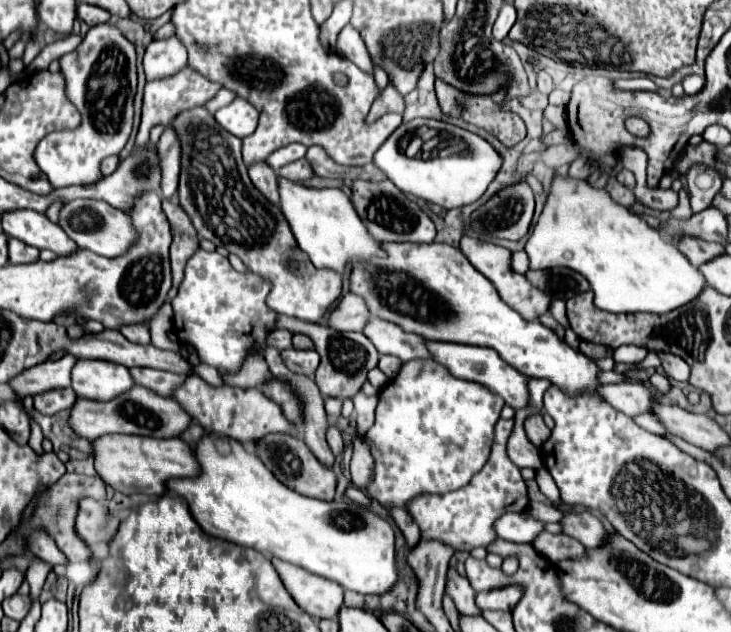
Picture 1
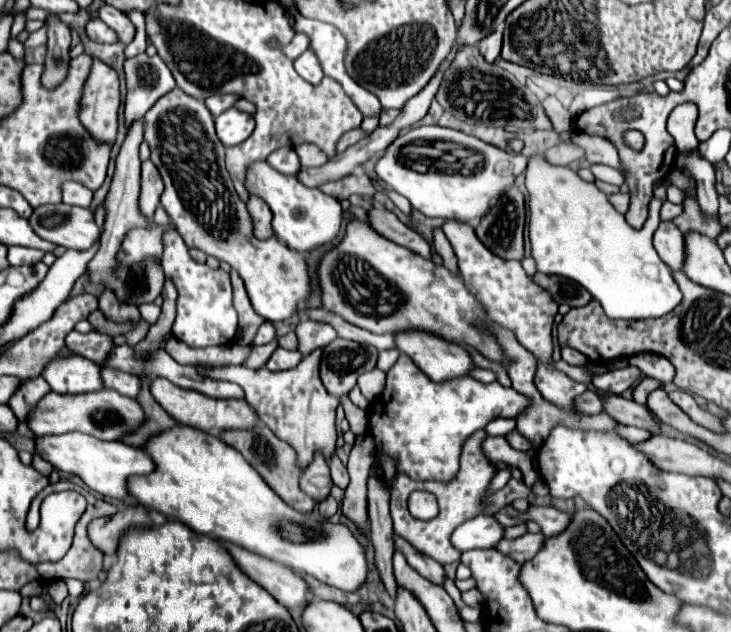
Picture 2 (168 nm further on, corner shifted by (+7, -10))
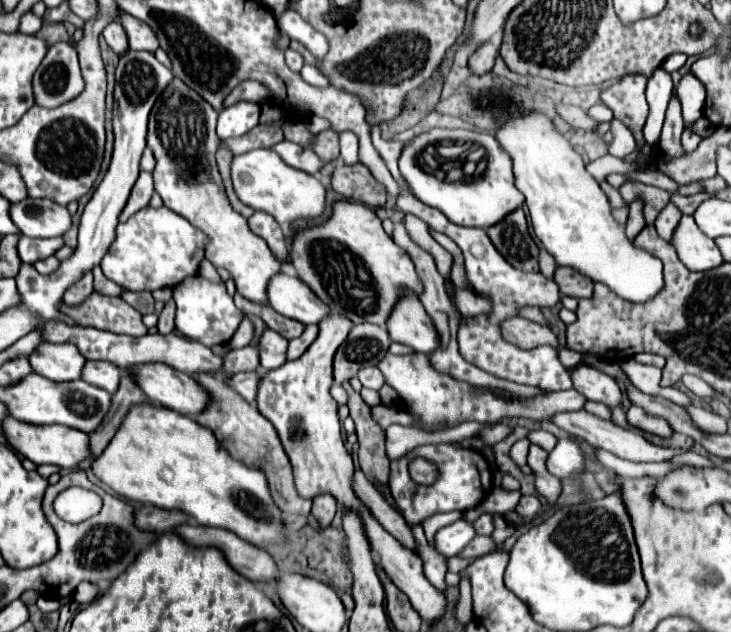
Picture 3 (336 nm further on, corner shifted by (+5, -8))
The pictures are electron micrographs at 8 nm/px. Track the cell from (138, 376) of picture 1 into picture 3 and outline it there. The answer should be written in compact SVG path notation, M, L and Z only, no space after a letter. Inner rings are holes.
M86 360L84 368L82 368L82 380L114 394L118 388L118 382L120 382L120 368L112 362Z

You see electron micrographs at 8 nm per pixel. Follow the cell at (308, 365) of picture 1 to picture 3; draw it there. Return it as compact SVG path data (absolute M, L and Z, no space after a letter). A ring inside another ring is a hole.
M266 328L258 342L260 366L264 370L280 368L286 362L286 348L288 348L288 340L284 336L280 336L278 332Z

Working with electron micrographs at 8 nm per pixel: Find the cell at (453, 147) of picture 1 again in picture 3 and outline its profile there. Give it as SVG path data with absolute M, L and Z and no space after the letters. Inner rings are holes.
M430 130L410 140L398 164L416 198L438 208L460 226L488 230L524 204L524 196L514 186L508 154L502 154L496 140L486 132ZM462 154L468 154L468 158L462 158Z

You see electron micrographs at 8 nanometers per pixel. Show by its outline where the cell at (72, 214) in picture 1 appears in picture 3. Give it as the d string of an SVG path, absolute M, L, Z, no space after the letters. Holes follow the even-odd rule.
M24 198L22 202L14 202L10 204L10 218L12 222L16 224L16 228L24 234L24 236L30 236L30 238L54 238L54 236L64 236L70 228L70 222L72 222L72 216L70 212L52 202L52 200L34 200L34 198Z

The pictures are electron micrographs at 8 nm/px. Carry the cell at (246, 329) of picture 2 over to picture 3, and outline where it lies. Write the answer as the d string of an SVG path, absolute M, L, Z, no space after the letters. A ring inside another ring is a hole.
M244 318L242 324L240 324L240 328L236 330L236 334L232 336L230 346L232 346L232 348L244 348L244 346L248 346L250 340L252 340L252 332L254 332L254 326L250 324L248 318Z

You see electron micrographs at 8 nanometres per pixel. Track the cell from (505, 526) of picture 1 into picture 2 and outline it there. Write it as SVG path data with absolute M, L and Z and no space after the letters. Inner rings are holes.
M476 516L474 520L466 520L452 534L452 544L458 550L474 550L474 548L494 548L504 540L504 528L498 524L494 516Z

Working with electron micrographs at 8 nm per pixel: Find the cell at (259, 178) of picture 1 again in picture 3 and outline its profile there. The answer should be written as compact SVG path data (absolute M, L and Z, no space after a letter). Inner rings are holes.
M254 212L250 218L248 218L248 226L252 228L254 234L262 236L266 240L266 244L270 246L272 254L280 260L280 262L286 262L288 260L288 244L286 244L286 236L280 228L280 224L270 216L270 214L264 214L264 212Z

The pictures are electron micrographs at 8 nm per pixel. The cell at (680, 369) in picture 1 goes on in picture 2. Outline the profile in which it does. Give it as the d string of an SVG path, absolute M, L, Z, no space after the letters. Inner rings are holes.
M638 354L638 356L628 358L628 362L632 366L638 366L644 376L658 380L662 386L666 386L666 384L670 384L674 380L674 366L664 356L658 356L658 354Z

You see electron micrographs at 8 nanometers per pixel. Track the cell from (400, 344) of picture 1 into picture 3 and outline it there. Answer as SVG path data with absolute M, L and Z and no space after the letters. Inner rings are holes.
M284 272L274 274L268 282L268 304L286 318L298 320L302 324L318 324L330 314L330 308L316 298L316 294L296 276Z

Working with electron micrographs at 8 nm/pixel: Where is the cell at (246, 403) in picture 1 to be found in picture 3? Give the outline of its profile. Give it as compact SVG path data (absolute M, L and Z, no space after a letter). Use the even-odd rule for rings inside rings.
M160 362L136 364L132 366L132 376L150 402L172 408L184 416L194 418L208 404L208 394L192 376Z

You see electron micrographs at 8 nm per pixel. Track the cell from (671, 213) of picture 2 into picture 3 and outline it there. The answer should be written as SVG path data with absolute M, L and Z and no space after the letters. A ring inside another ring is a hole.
M700 192L700 194L696 194L696 196L674 196L672 202L680 208L682 214L694 214L694 210L700 206L700 202L704 202L704 200L708 200L708 198L712 198L712 194Z

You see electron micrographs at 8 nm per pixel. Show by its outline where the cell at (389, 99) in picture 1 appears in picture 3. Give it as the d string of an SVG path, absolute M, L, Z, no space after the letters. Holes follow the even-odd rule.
M322 132L314 138L314 146L312 150L324 160L324 162L332 162L340 156L340 144L338 144L338 134L336 132Z

